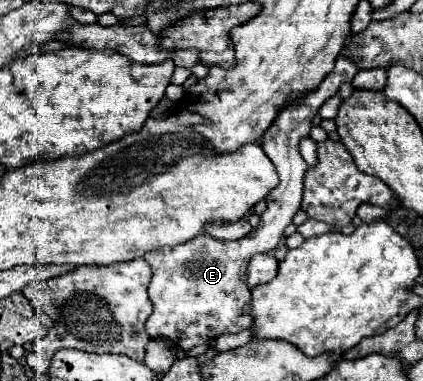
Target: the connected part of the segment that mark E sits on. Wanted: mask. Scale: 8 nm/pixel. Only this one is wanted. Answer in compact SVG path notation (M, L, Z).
M339 55L335 69L323 79L323 83L295 105L283 109L265 133L263 151L279 173L279 185L265 197L267 211L261 215L257 231L251 231L237 241L219 241L211 239L209 235L201 235L177 247L163 247L145 255L153 269L149 285L153 313L145 321L145 331L149 337L165 337L173 341L177 349L189 351L191 347L215 339L217 335L241 333L251 327L253 319L243 315L243 307L251 301L251 291L247 287L247 265L257 253L273 251L281 243L285 227L301 207L307 163L299 153L299 141L309 135L311 119L319 113L321 105L339 91L341 83L351 83L357 71L359 69L351 59Z

